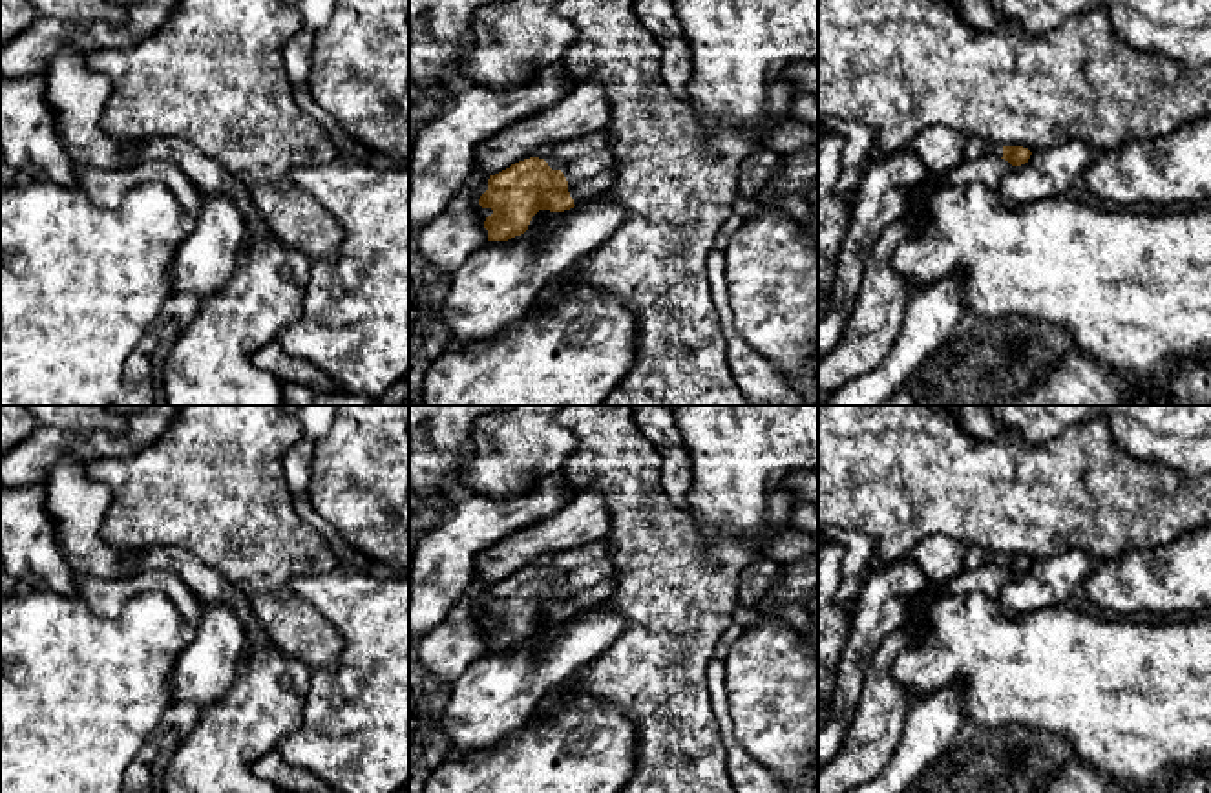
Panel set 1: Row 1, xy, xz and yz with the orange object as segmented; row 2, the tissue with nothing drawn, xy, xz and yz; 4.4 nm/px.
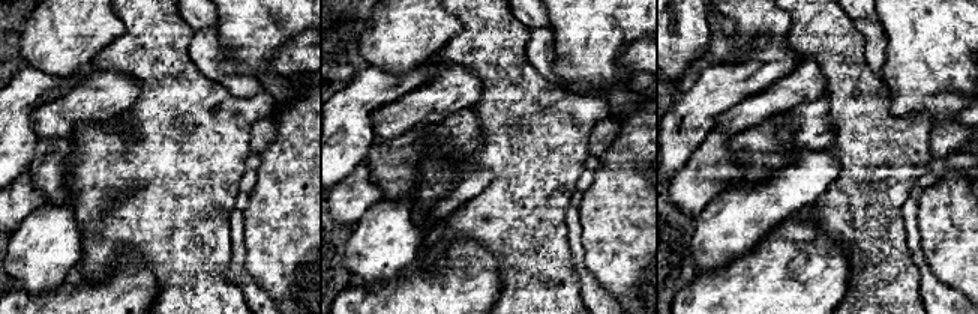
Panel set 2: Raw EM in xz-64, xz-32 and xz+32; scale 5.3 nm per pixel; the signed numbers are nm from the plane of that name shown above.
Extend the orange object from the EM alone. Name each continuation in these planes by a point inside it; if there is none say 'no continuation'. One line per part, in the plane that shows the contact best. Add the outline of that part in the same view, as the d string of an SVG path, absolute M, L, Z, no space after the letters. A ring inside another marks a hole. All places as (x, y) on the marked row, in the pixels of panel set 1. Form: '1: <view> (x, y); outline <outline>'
1: xz (587, 163); outline M606 128L564 143L542 159L552 170L564 174L574 205L603 194L617 175Z

